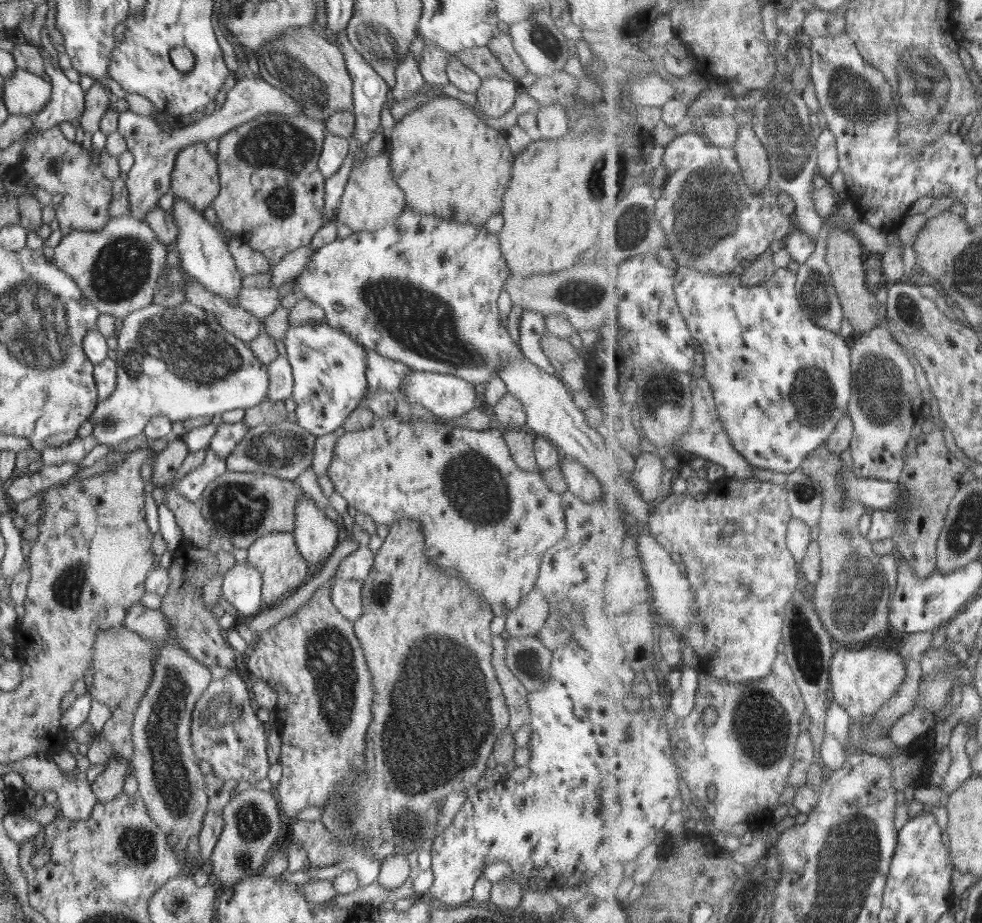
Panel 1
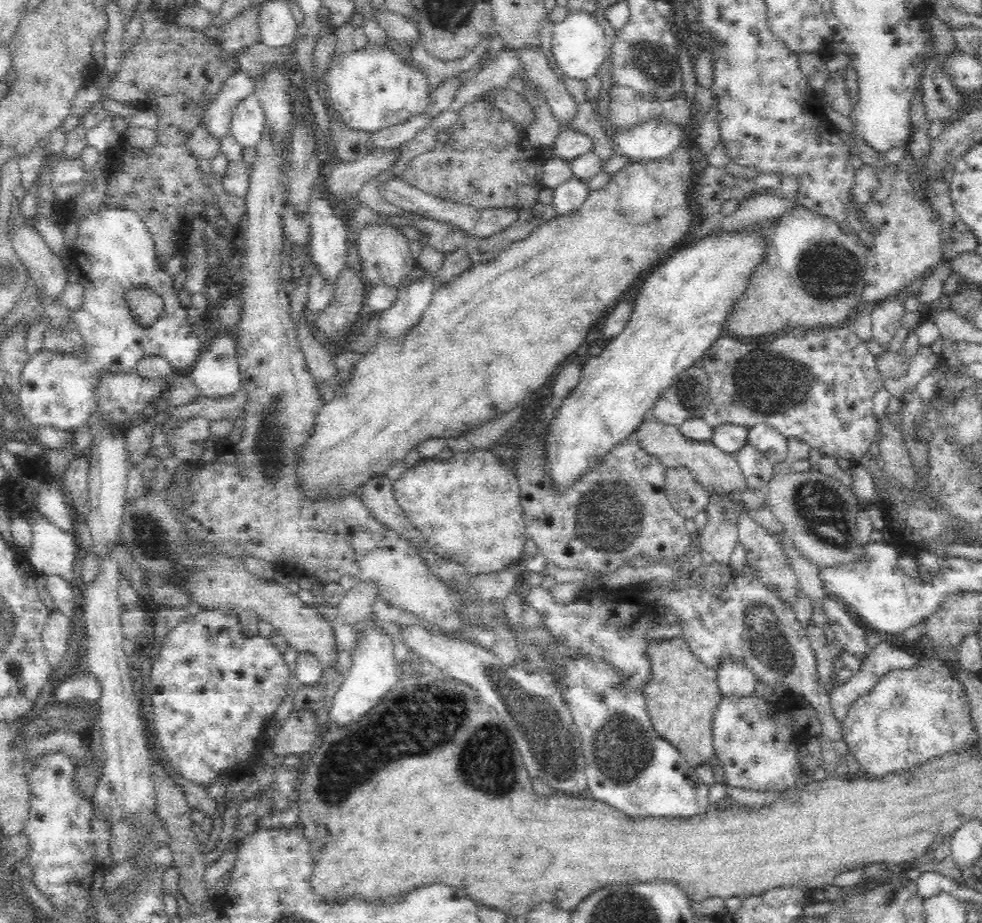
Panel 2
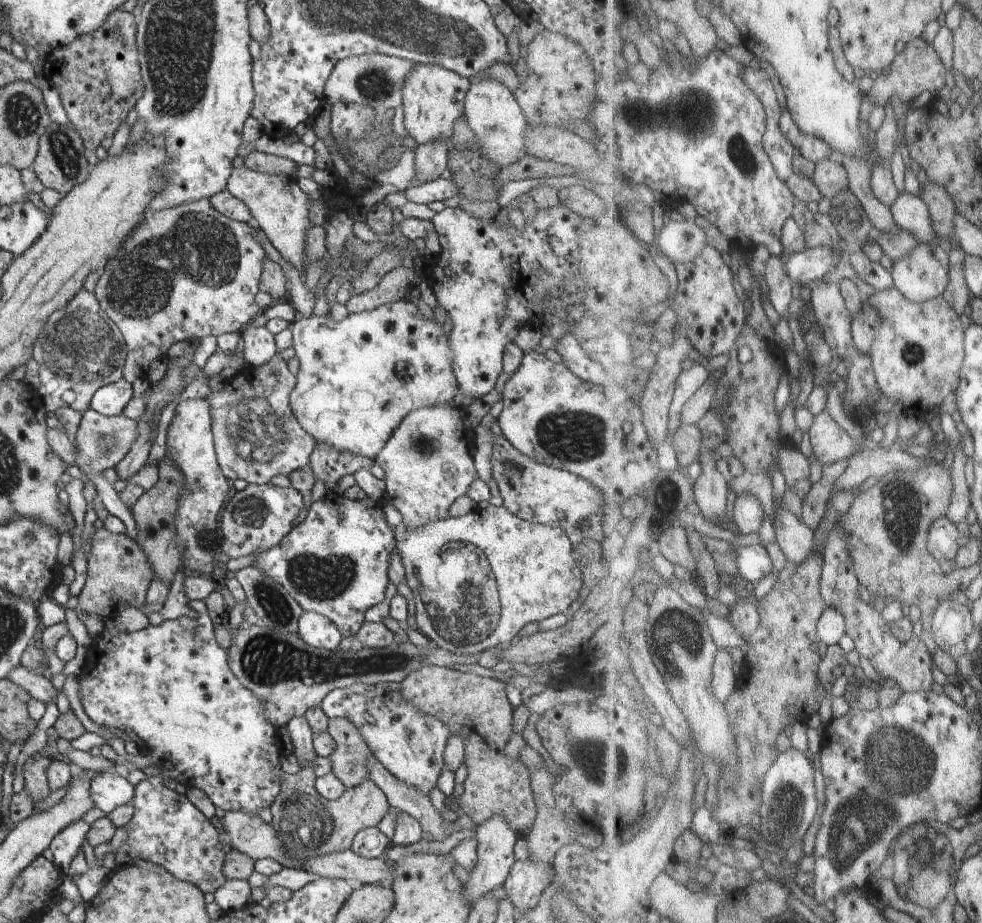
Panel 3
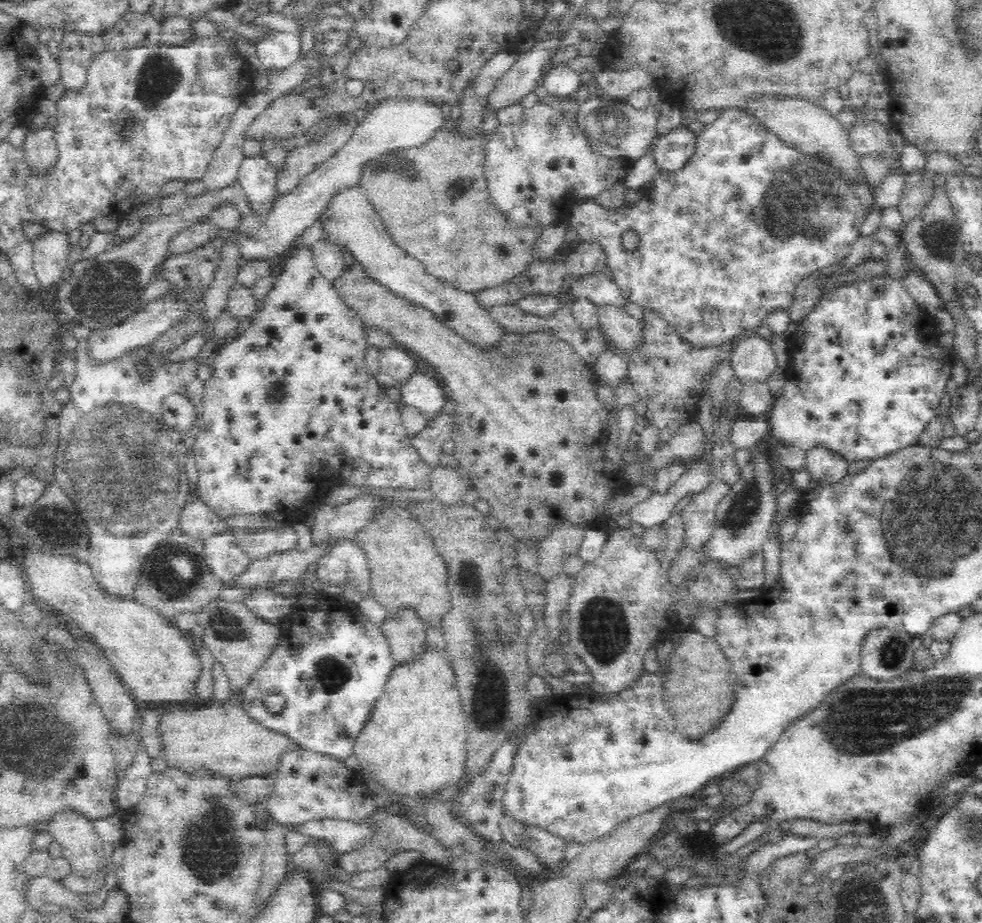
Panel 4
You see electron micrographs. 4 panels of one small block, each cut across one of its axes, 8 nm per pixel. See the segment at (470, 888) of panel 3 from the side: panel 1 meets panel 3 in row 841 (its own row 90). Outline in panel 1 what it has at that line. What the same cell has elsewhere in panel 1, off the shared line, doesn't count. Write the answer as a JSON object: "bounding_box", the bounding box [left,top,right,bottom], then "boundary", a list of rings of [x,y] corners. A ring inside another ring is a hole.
{"bounding_box":[476,78,517,118],"boundary":[[[502,78],[481,79],[476,96],[478,109],[490,118],[502,118],[514,106],[517,85]]]}

